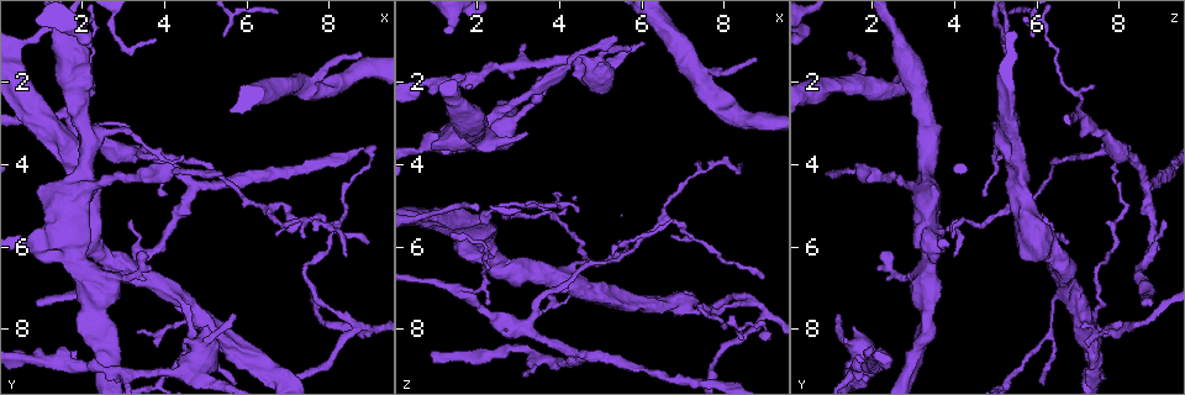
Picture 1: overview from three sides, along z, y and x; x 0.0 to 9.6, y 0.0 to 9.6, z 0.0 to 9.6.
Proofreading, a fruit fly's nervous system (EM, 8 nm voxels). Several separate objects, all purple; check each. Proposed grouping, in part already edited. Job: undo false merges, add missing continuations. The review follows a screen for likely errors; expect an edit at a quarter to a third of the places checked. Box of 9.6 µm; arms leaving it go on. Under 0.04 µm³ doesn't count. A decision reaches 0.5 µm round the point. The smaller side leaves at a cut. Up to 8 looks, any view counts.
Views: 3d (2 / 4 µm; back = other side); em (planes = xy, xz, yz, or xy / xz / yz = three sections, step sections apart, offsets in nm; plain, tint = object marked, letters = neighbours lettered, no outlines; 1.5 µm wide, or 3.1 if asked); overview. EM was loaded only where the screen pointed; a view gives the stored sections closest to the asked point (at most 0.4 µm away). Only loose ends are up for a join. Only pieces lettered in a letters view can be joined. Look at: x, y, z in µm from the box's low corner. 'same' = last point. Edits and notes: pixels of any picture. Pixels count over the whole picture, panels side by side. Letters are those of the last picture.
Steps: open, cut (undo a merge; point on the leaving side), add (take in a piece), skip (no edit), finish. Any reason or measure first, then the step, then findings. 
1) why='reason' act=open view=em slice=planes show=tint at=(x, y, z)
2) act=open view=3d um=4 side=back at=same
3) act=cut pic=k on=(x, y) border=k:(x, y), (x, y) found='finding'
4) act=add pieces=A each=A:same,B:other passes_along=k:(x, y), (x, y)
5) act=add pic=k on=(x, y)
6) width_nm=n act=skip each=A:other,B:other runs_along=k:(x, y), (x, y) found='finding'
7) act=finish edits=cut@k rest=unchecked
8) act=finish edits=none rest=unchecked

why='three arms meet' act=open view=3d um=2 at=(4.70, 4.50, 8.65)

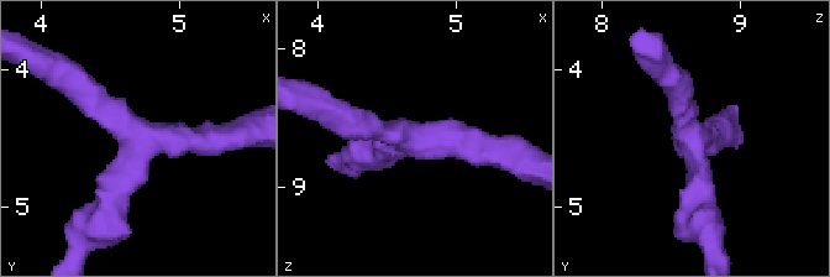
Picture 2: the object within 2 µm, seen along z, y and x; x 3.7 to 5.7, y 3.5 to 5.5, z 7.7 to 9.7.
why='now the EM' act=open view=em slice=yz step=4 show=tint at=(4.68, 4.50, 8.66)

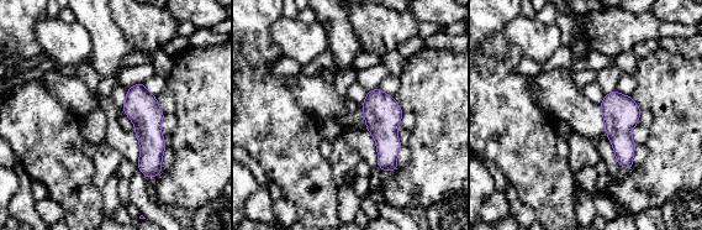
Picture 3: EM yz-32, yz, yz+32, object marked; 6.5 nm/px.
why='another direction' act=open view=em slice=planes show=letters at=same

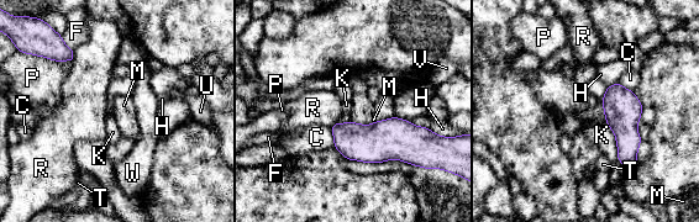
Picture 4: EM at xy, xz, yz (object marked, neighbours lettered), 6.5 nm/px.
act=skip each=C:other,F:other,H:other,K:other,M:other,P:other,R:other,T:other,U:other,V:other,W:other border=4:(351, 120), (358, 123), (376, 121) found='continuous, no second neuron'

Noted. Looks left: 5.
why='tapers out' act=open view=em slice=xy step=8 show=tint at=(3.60, 6.20, 2.25)

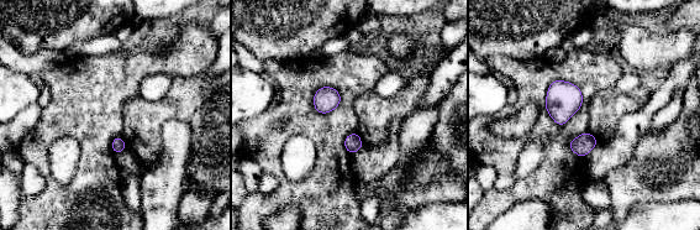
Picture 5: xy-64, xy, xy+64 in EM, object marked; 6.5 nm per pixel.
act=open view=em slice=planes show=letters at=same

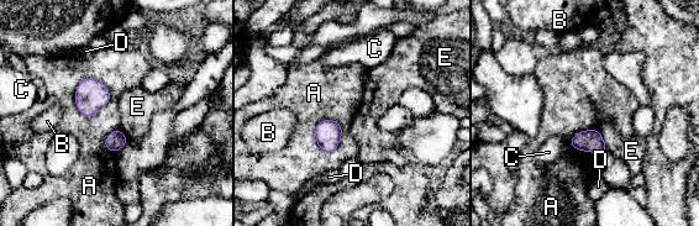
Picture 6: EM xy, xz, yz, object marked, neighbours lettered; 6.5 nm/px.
act=skip each=A:other,B:other,C:other,D:other,E:other border=6:(87, 77), (75, 106), (88, 117) found='no lettered piece goes on from it'

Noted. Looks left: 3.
why='an open end' act=open view=em slice=xy step=8 show=letters at=(4.35, 3.85, 5.20)

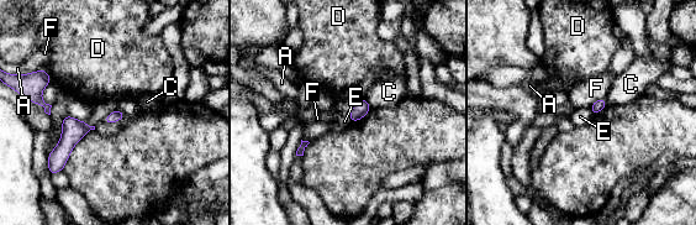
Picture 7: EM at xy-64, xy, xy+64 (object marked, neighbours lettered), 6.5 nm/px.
width_nm=70 act=skip each=A:other,C:other,D:other,E:other,F:other border=7:(348, 114), (352, 123) found='no lettered piece goes on from it'

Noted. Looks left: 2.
act=finish edits=none rest=unchecked

